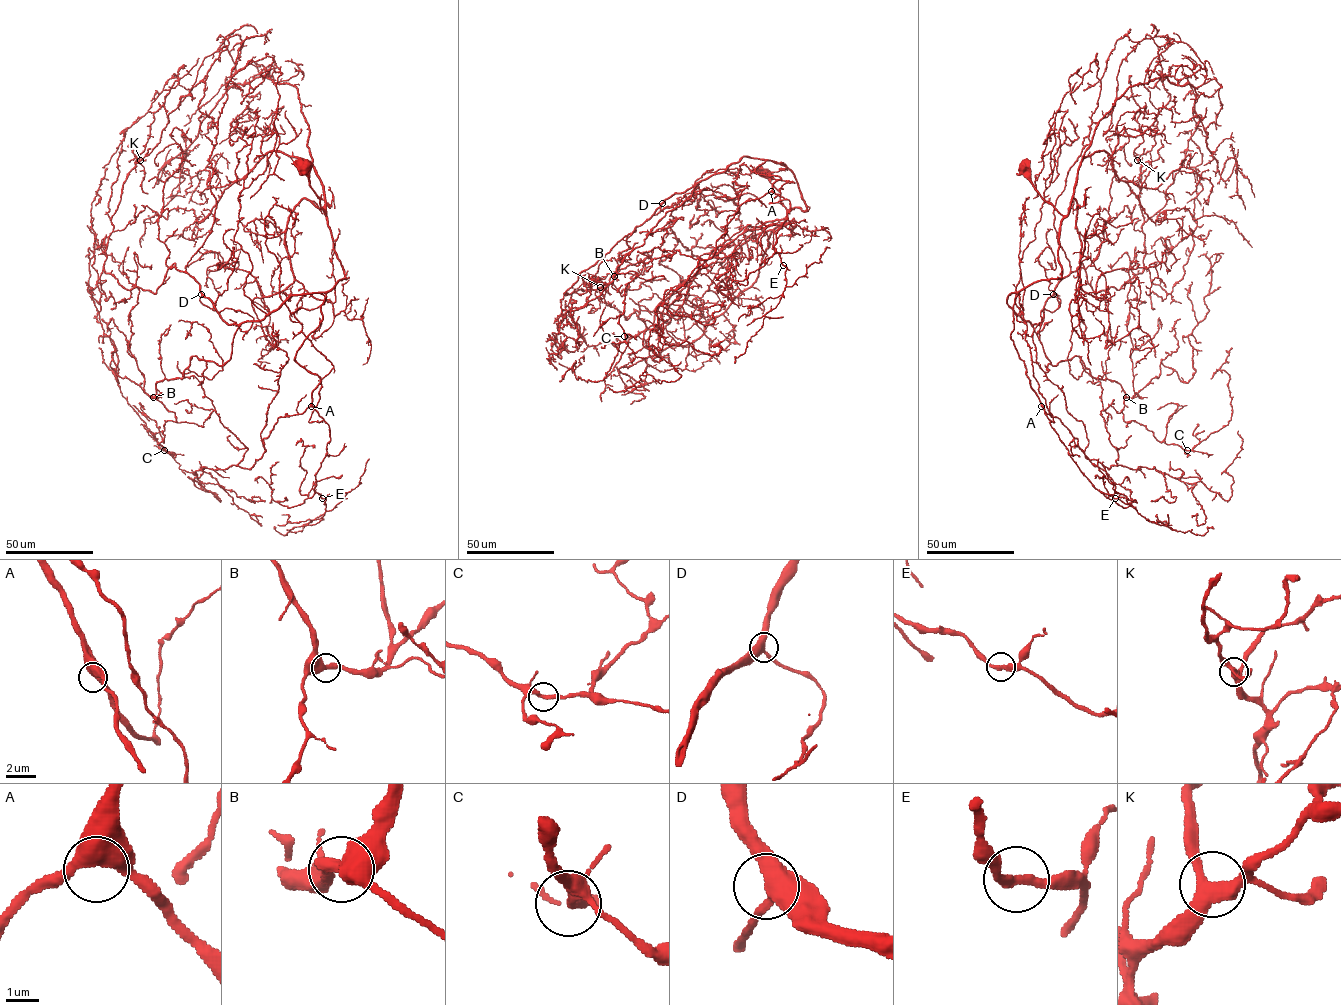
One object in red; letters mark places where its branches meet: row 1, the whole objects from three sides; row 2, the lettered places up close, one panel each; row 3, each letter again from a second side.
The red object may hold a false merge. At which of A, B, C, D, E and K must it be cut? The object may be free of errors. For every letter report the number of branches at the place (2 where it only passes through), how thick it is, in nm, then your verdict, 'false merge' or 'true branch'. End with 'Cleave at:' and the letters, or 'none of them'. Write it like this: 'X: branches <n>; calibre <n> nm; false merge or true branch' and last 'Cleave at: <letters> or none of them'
A: branches 2; calibre 500 nm; true branch
B: branches 2; calibre 480 nm; true branch
C: branches 2; calibre 280 nm; true branch
D: branches 3; calibre 420 nm; true branch
E: branches 2; calibre 280 nm; true branch
K: branches 3; calibre 360 nm; true branch
Cleave at: none of them

